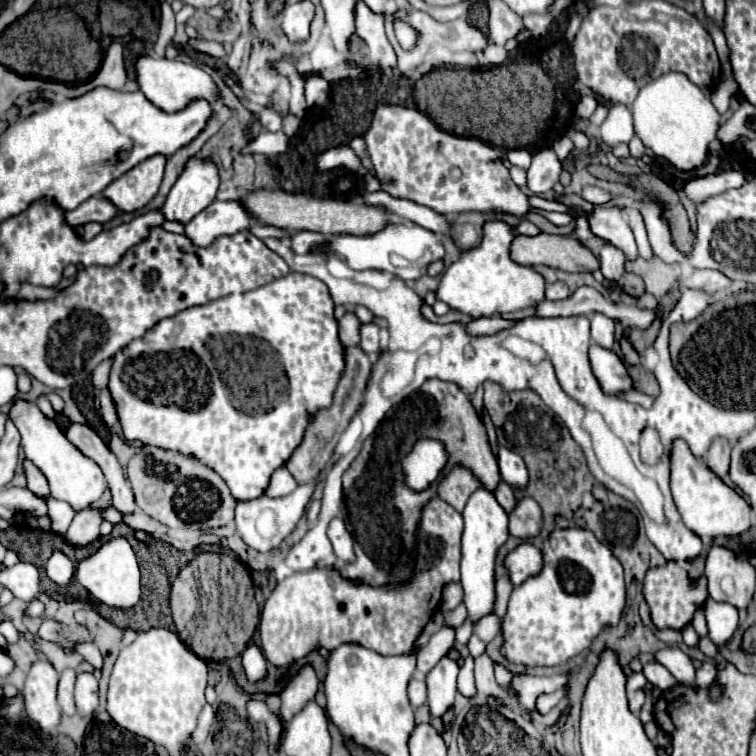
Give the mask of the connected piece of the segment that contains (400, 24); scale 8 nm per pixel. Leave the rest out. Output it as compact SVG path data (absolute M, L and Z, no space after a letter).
M394 19L394 33L396 33L396 39L402 43L404 49L414 49L416 47L418 33L416 33L416 29L412 29L412 25L408 25L408 21Z

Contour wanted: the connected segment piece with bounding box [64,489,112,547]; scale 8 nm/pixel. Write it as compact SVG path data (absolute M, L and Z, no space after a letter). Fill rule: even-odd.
M106 489L104 497L100 497L100 501L96 501L88 509L82 509L80 513L76 513L64 539L70 545L80 545L80 547L94 543L100 537L100 523L104 521L102 511L108 509L110 505L112 505L112 495L110 495L110 489Z

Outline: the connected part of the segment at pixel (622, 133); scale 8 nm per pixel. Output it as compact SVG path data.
M620 103L610 105L608 117L600 125L600 137L610 147L614 147L618 143L628 143L634 137L632 113L626 105L620 105Z

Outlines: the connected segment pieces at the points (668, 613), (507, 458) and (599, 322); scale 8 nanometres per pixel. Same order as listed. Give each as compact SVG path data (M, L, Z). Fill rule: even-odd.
M666 563L662 567L650 569L646 573L646 581L644 581L644 597L650 605L650 613L652 613L652 621L658 629L676 629L680 631L684 625L688 625L692 621L694 611L706 603L708 597L708 589L706 589L706 579L702 577L698 583L692 583L688 579L688 573L678 567L676 563Z
M500 447L498 465L500 465L502 479L508 485L512 485L516 489L526 489L526 485L528 485L528 469L526 469L526 465L524 465L520 455L508 451L506 447Z
M592 313L590 321L592 321L592 343L596 343L604 349L612 349L612 345L614 345L614 321L610 317L604 317L602 313Z

